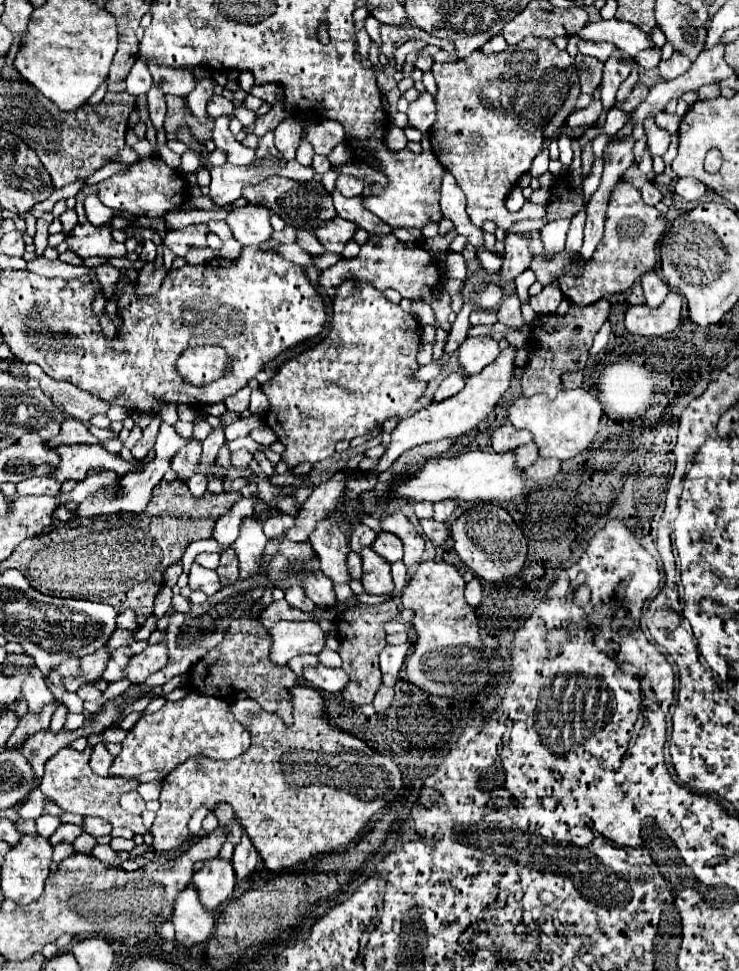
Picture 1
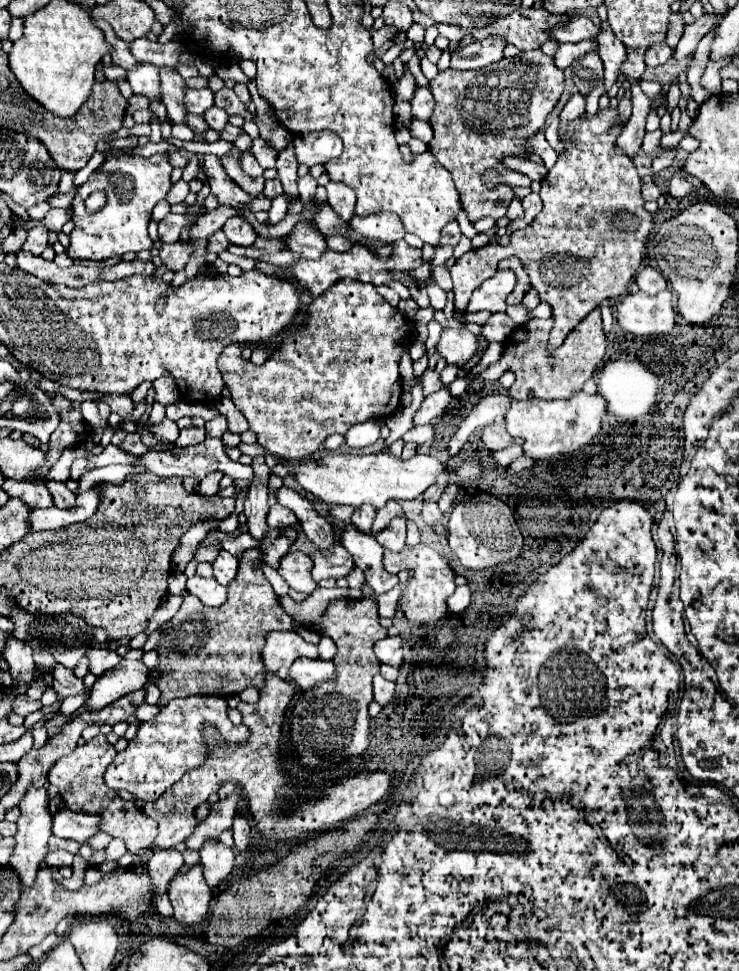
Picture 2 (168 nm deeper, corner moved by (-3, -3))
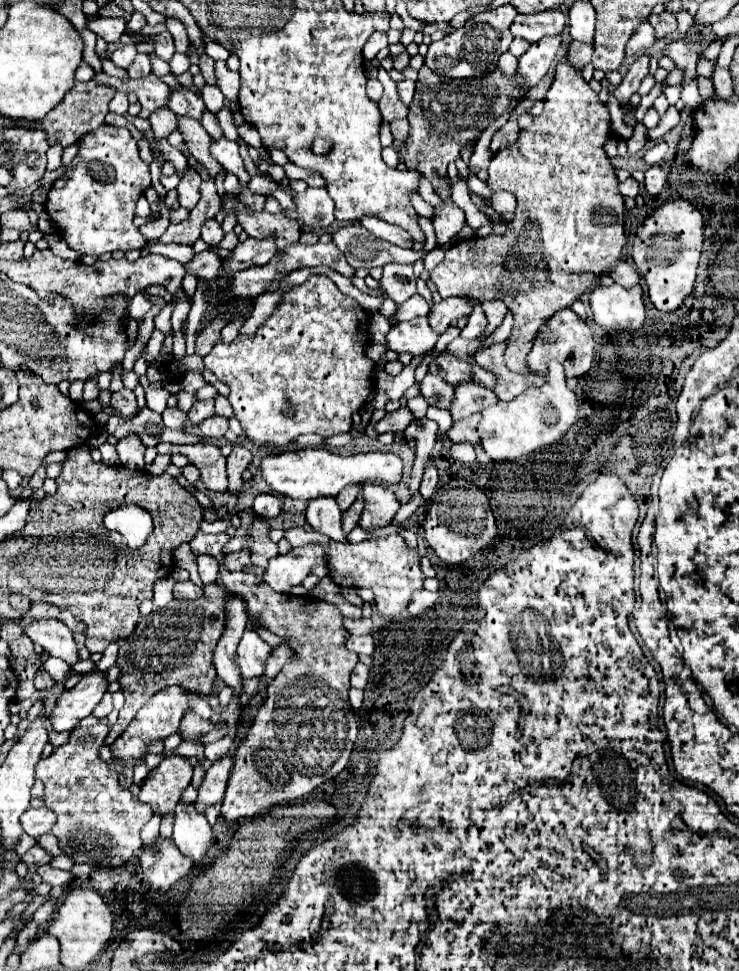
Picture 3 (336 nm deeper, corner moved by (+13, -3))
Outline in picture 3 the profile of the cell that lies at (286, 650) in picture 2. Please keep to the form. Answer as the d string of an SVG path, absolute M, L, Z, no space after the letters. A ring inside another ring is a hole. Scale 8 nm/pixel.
M246 630L240 644L238 644L238 666L244 678L254 678L254 676L262 676L264 668L266 668L266 660L272 654L272 646L266 644L258 632L254 630Z

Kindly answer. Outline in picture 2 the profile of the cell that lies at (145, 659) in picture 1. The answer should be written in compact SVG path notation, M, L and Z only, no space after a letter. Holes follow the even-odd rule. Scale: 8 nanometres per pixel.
M120 660L120 664L108 672L104 672L104 676L100 676L92 690L88 700L84 702L88 706L88 712L96 712L106 708L108 704L112 704L114 700L140 690L146 684L146 676L148 676L148 668L138 660Z

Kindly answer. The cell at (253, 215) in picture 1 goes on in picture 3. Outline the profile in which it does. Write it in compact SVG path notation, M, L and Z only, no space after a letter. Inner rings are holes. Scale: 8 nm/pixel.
M208 218L202 226L202 240L214 248L222 242L222 238L224 238L222 226L216 222L216 218Z

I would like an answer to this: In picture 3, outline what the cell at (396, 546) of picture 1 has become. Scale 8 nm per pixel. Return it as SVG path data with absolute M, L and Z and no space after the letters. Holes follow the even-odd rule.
M364 484L362 496L366 500L366 506L360 518L360 526L368 532L388 526L400 508L398 498L390 490L376 484Z

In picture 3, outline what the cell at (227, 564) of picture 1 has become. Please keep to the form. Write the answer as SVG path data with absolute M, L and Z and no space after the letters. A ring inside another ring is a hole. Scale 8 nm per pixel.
M198 556L198 574L204 584L210 584L218 578L218 564L212 556Z

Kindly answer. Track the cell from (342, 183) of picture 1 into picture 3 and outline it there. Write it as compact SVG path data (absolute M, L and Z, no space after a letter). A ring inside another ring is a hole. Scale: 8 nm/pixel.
M306 188L294 198L296 212L288 214L298 220L304 228L318 230L328 228L334 222L334 204L326 188Z

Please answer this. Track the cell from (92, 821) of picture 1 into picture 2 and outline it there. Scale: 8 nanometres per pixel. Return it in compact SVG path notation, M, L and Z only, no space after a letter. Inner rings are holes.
M62 808L52 816L52 834L58 838L68 838L84 844L92 834L98 832L98 824L98 816L86 816Z

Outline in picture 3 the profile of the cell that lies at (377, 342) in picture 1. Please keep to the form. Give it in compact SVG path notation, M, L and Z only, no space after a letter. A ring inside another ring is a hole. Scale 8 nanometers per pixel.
M320 274L308 278L302 286L288 290L282 304L254 336L238 336L232 344L218 340L212 352L204 356L204 366L230 388L228 402L232 404L234 416L240 420L246 436L256 446L268 444L286 448L288 444L296 442L298 436L308 432L328 438L352 428L352 414L358 412L374 392L376 362L366 356L366 328L366 310L354 298L344 296L328 276ZM288 408L292 408L292 414L282 414Z

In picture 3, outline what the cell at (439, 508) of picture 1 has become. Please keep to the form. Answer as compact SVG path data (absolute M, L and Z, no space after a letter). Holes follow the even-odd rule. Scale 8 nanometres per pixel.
M428 466L426 472L424 472L424 480L422 480L422 486L420 486L420 492L424 496L424 500L432 498L434 490L438 486L438 470L434 466Z

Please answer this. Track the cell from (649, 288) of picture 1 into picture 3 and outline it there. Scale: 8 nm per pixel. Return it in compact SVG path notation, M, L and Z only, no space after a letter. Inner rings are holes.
M618 262L612 270L610 276L614 278L616 284L624 286L624 288L632 288L636 284L640 284L640 274L628 264L628 262Z

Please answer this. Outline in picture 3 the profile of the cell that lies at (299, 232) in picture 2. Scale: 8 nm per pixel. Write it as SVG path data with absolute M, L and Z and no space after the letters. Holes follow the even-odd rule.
M268 234L266 238L248 238L244 242L238 242L236 248L234 248L234 256L232 258L224 258L224 270L220 272L220 276L224 272L240 272L240 270L246 270L246 268L252 268L252 266L264 266L270 262L270 258L278 252L278 246L276 246L276 236L274 234Z

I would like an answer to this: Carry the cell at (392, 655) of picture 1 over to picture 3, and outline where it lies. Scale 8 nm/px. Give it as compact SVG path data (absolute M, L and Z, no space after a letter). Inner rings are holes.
M366 634L366 636L352 636L346 640L346 646L356 652L356 654L366 654L366 656L372 656L374 654L374 638L372 634Z

